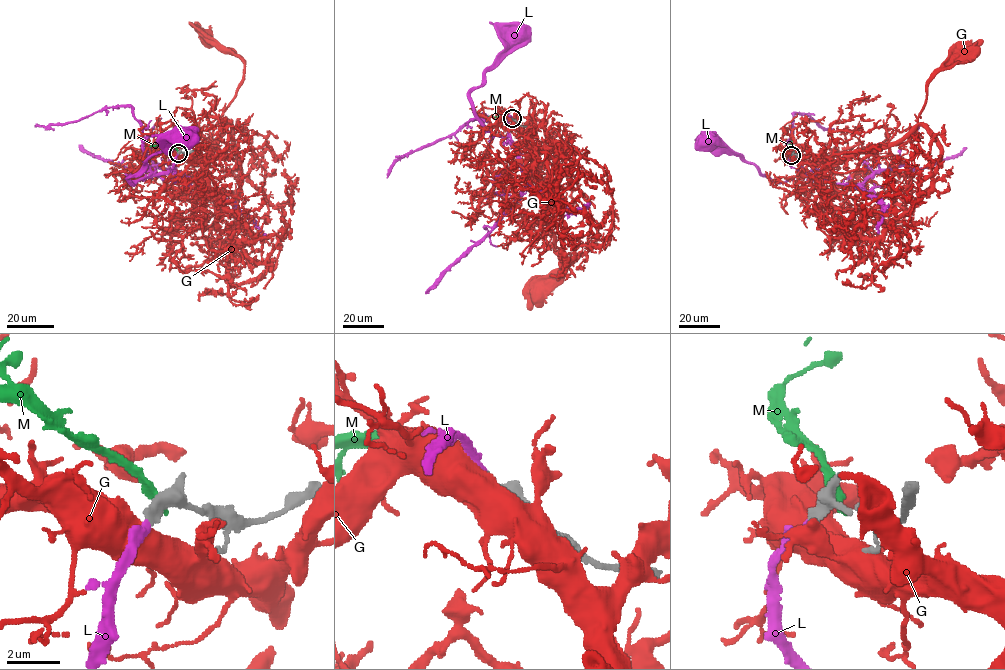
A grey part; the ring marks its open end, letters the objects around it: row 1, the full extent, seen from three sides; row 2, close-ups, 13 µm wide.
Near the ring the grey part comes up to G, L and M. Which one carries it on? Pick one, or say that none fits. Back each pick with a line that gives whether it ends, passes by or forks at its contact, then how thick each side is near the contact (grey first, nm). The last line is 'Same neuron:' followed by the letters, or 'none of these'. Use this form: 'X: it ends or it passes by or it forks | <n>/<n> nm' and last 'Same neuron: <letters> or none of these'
L: it ends | 360/280 nm
Same neuron: L

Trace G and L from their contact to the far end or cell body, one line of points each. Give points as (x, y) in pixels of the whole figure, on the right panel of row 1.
G: (791, 155), (810, 161), (841, 161), (902, 144), (915, 131), (928, 80), (966, 53)
L: (791, 155), (791, 165), (810, 173), (777, 182), (740, 157), (707, 144)

